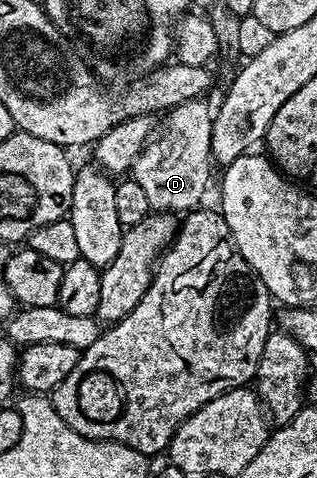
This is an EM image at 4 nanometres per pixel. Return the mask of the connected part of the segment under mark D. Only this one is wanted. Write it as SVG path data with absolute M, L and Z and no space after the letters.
M202 99L191 100L167 112L162 133L146 143L135 159L131 178L143 188L153 212L186 213L195 210L208 189L214 115L204 102Z

